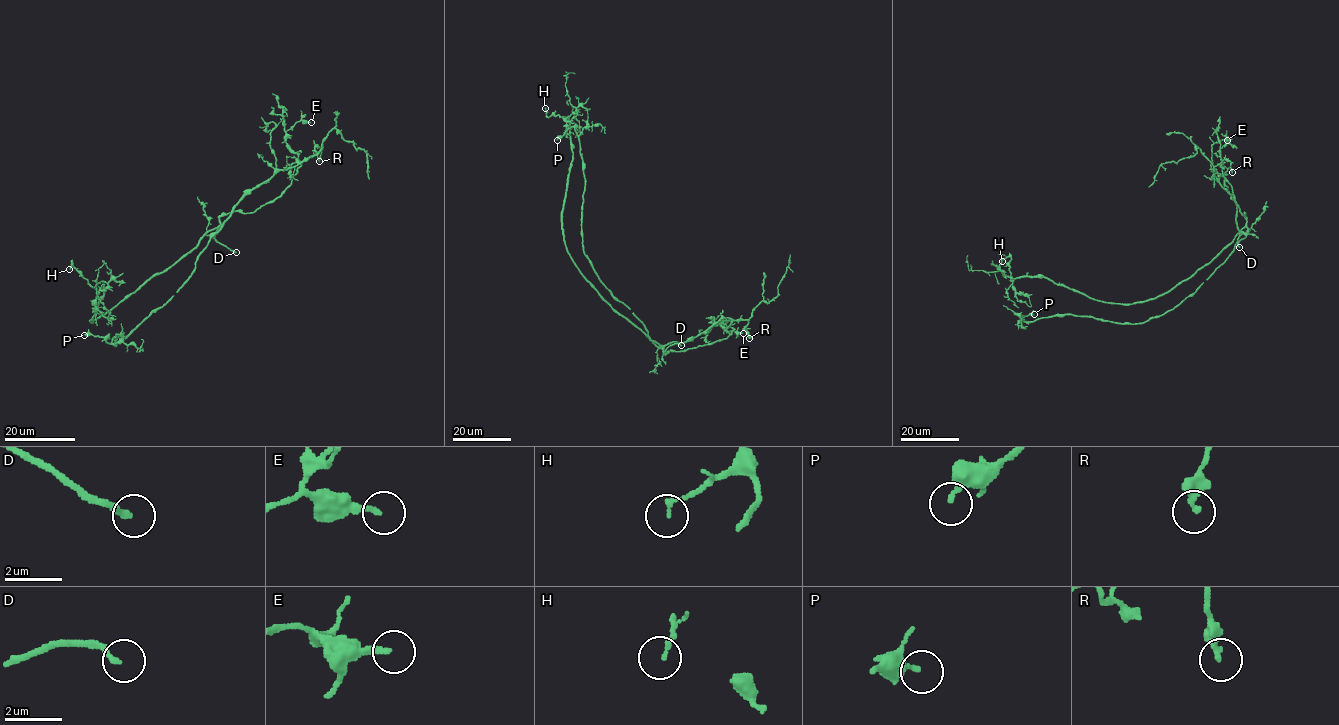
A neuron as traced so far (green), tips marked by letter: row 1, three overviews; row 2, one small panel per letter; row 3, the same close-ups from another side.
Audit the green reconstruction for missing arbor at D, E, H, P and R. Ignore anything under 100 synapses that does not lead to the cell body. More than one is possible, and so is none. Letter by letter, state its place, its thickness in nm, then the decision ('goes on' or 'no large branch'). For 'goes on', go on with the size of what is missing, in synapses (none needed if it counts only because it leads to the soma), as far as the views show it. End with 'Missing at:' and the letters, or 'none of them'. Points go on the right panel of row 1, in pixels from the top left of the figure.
D: (1239, 247) | 200 nm | goes on
E: (1227, 140) | 190 nm | no large branch
H: (1002, 261) | 130 nm | no large branch
P: (1034, 314) | 220 nm | no large branch
R: (1232, 172) | 280 nm | no large branch
Missing at: D

